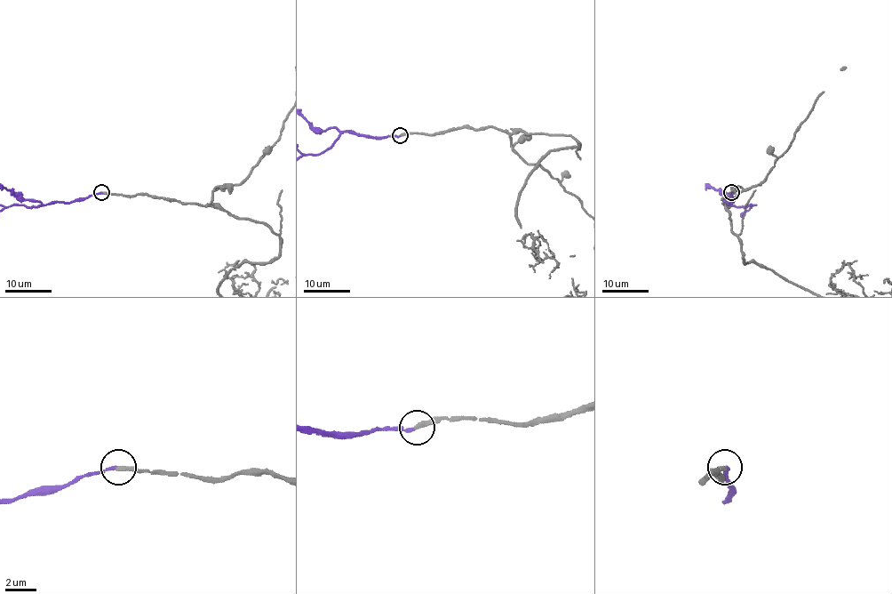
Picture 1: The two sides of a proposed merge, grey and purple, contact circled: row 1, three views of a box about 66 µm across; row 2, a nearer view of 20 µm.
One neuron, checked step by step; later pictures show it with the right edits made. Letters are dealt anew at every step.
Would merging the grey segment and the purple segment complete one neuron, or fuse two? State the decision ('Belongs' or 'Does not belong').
Belongs

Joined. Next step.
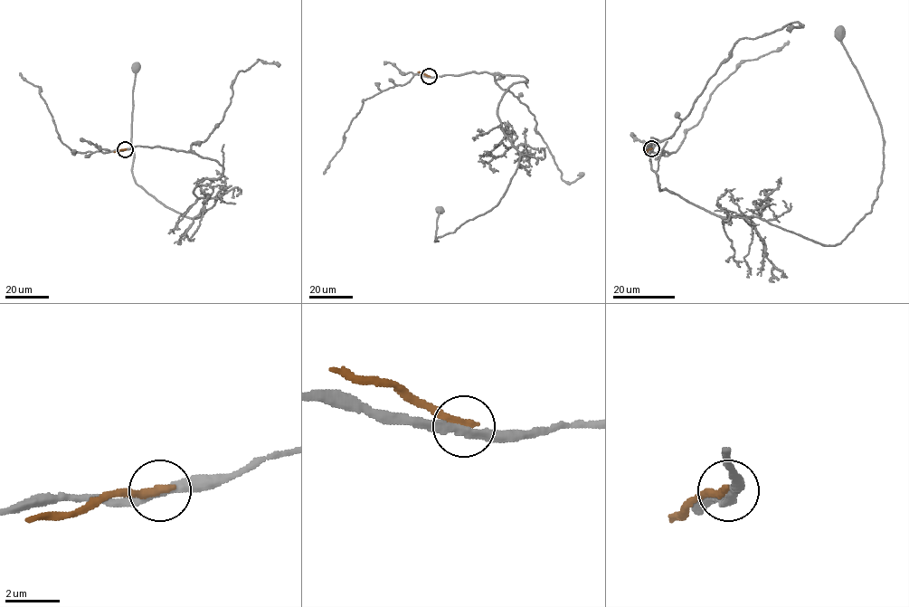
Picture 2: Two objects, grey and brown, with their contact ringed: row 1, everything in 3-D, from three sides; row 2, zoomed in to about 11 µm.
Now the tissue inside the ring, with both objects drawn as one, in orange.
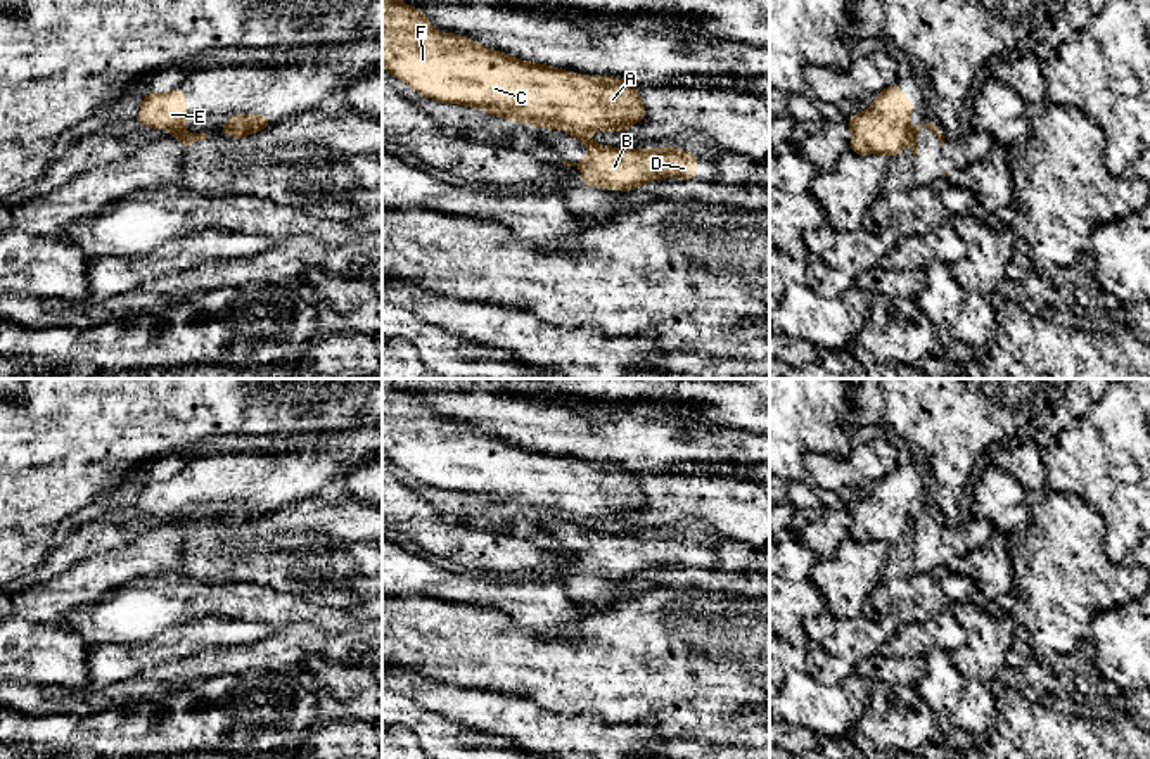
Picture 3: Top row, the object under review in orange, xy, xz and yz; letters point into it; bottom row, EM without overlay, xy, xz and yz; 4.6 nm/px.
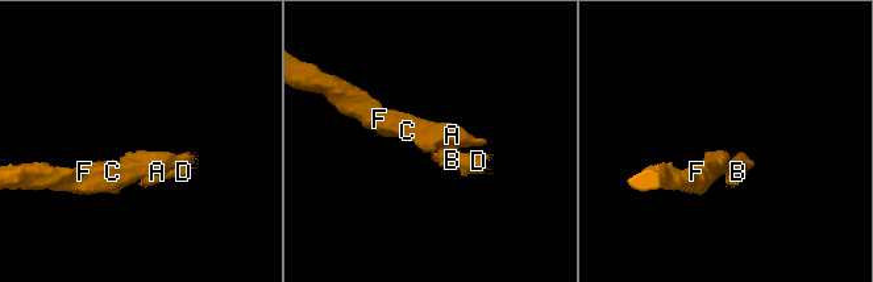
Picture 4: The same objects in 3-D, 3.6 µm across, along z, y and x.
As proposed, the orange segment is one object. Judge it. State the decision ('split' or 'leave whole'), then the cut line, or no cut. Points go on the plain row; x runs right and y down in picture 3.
split; cut xz (571, 517), (581, 523)

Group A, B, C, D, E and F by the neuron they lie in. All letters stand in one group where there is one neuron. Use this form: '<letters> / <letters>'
A C E F / B D

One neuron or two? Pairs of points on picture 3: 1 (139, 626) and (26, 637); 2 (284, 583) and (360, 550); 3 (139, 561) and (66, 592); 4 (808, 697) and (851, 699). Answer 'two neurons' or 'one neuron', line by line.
1: two neurons
2: one neuron
3: one neuron
4: one neuron

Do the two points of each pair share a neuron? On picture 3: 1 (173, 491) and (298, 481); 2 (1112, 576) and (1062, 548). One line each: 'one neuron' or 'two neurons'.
1: one neuron
2: one neuron

